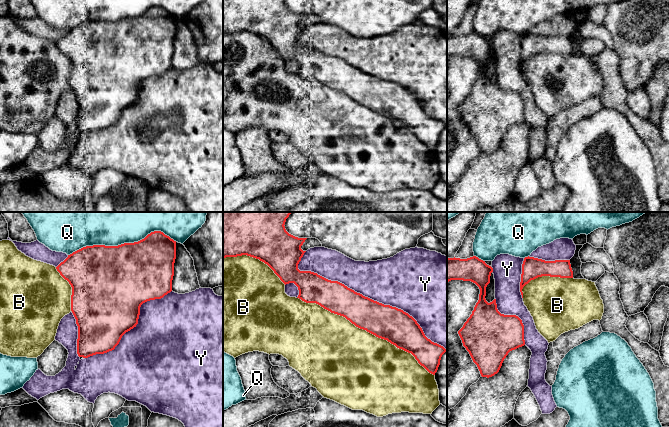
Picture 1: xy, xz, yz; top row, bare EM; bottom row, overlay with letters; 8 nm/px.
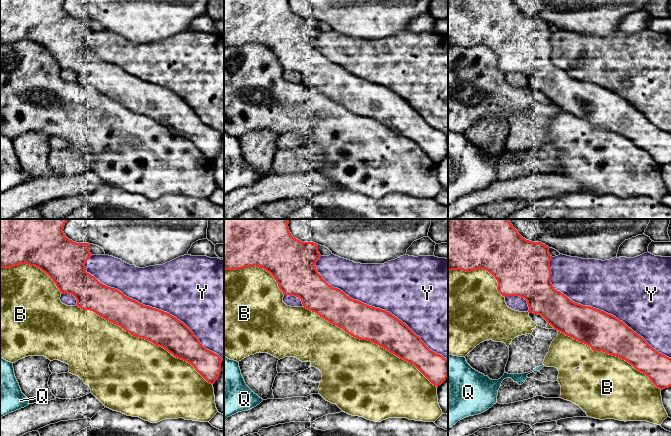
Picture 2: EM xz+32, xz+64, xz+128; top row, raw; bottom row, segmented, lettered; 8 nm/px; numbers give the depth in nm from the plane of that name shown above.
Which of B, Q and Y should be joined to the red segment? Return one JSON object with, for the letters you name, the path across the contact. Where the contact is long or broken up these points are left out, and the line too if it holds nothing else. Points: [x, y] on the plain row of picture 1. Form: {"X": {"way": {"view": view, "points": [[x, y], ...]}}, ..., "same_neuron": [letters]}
{"same_neuron": ["Y"]}

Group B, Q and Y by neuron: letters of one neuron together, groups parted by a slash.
B / Q / Y

